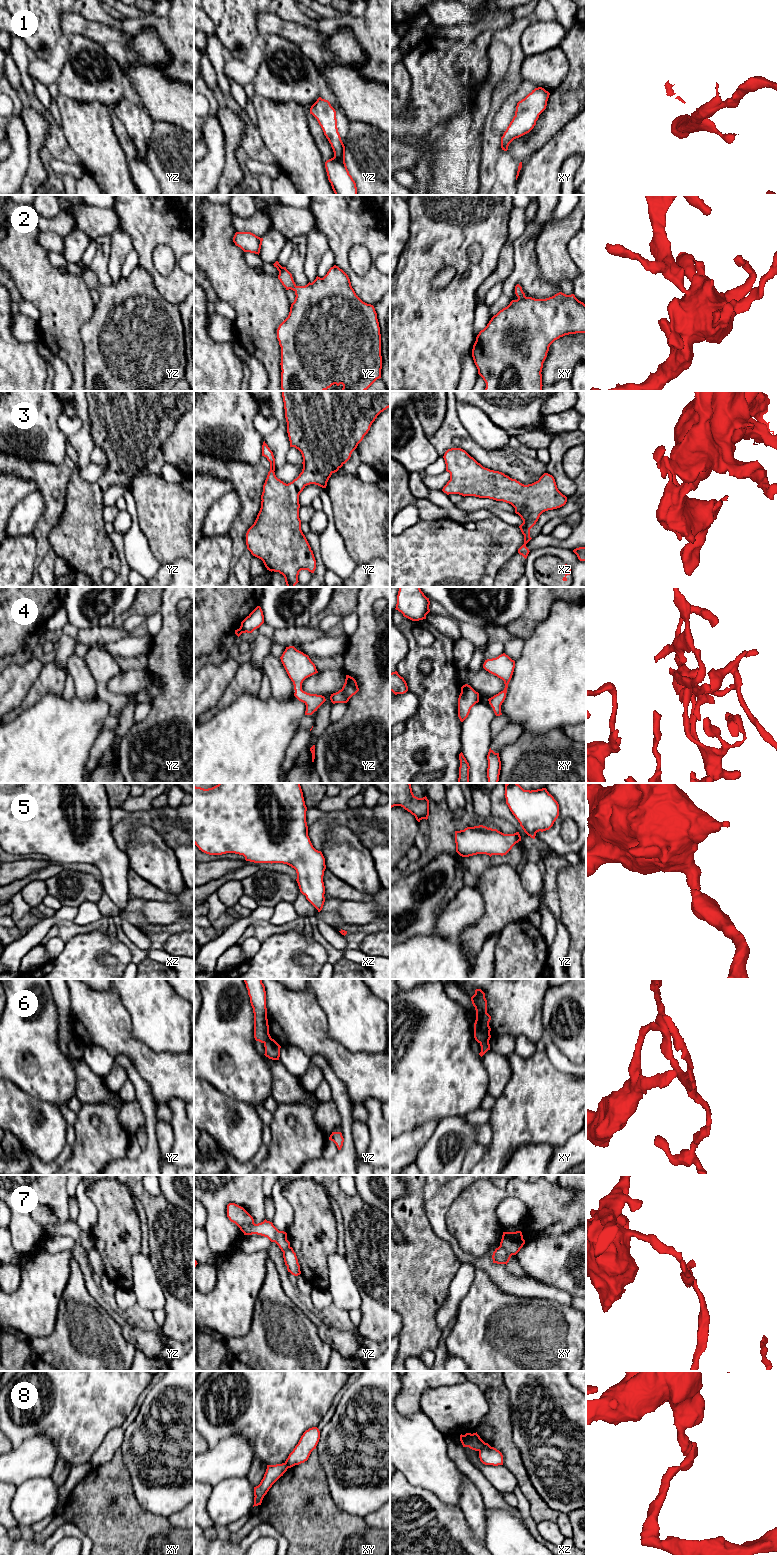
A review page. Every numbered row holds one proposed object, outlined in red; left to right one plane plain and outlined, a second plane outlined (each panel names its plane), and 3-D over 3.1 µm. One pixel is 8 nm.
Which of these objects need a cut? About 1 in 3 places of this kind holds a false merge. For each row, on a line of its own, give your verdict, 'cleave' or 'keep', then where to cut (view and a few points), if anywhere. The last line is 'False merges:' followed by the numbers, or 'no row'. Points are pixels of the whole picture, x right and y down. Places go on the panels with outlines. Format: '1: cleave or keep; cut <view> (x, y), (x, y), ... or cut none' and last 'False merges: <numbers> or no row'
1: keep; cut none
2: keep; cut none
3: keep; cut none
4: keep; cut none
5: keep; cut none
6: cleave; cut xy (488, 1040), (480, 1043)
7: cleave; cut xy (500, 1244), (513, 1254)
8: cleave; cut xz (484, 1442), (479, 1451)
False merges: 6, 7, 8

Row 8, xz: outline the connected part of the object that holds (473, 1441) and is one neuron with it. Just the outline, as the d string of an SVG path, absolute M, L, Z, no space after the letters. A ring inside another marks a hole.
M466 1433L465 1435L460 1435L460 1441L463 1447L469 1447L472 1450L480 1451L483 1448L484 1441L476 1433Z

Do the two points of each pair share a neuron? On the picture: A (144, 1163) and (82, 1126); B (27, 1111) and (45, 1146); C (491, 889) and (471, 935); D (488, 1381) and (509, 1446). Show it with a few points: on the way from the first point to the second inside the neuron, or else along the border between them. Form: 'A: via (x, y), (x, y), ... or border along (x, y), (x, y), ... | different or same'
A: border along (126, 1156), (111, 1160), (107, 1164) | different
B: via (30, 1120), (45, 1137) | same
C: via (491, 901), (491, 916), (483, 924) | same
D: via (497, 1397), (502, 1430) | same

